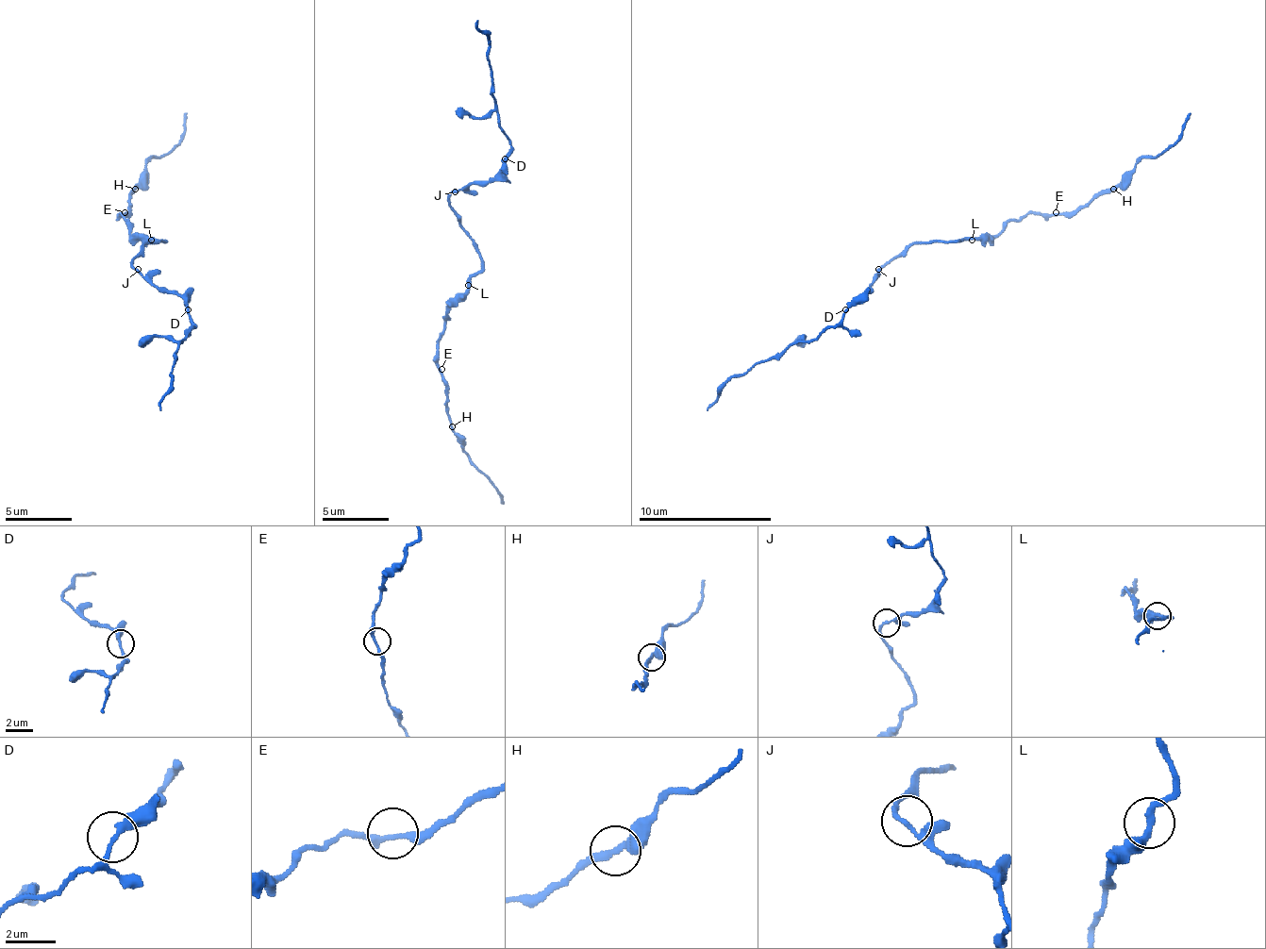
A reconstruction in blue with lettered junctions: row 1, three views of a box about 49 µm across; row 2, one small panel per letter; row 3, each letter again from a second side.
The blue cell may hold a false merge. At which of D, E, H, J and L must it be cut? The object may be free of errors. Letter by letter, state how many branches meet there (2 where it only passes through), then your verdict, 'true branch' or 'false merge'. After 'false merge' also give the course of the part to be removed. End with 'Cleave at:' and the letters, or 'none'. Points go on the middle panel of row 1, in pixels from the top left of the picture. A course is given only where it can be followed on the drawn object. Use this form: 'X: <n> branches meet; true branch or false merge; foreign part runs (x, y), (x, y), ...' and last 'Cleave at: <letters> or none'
D: 2 branches meet; true branch
E: 2 branches meet; true branch
H: 2 branches meet; true branch
J: 2 branches meet; true branch
L: 2 branches meet; true branch
Cleave at: none

